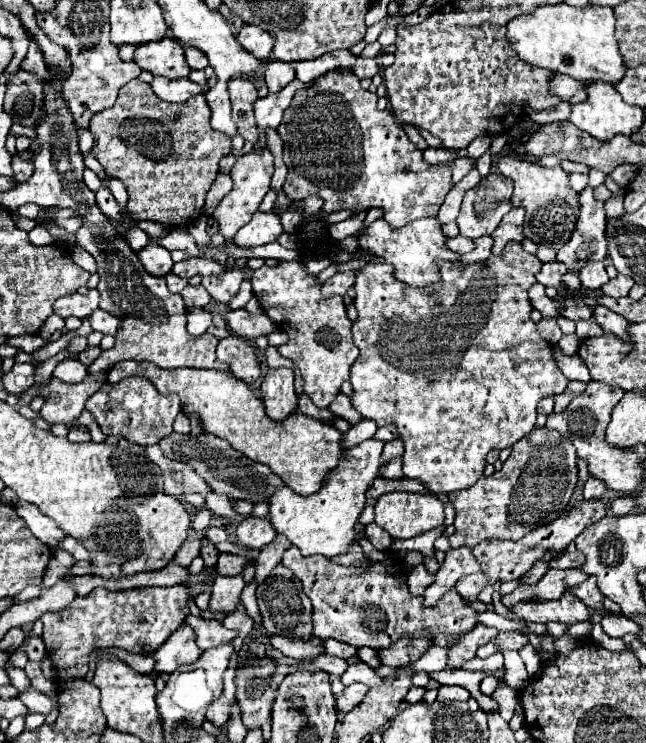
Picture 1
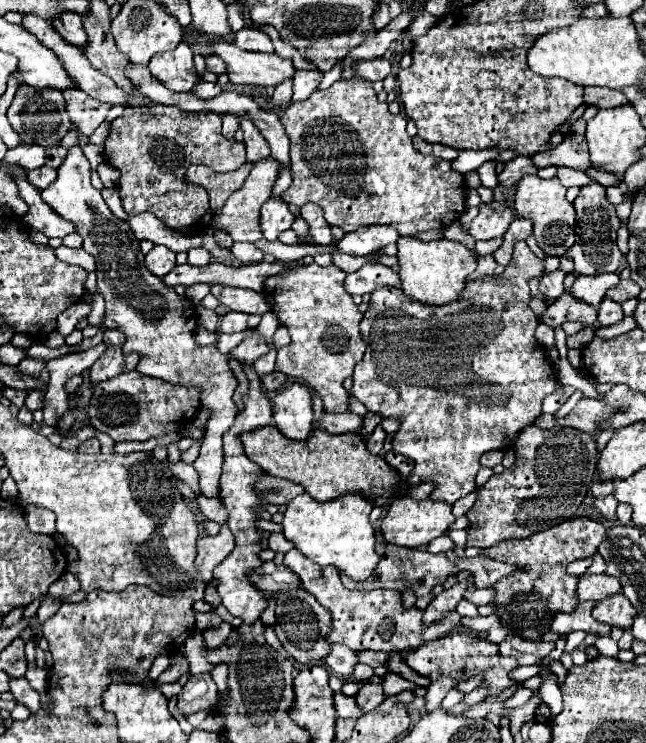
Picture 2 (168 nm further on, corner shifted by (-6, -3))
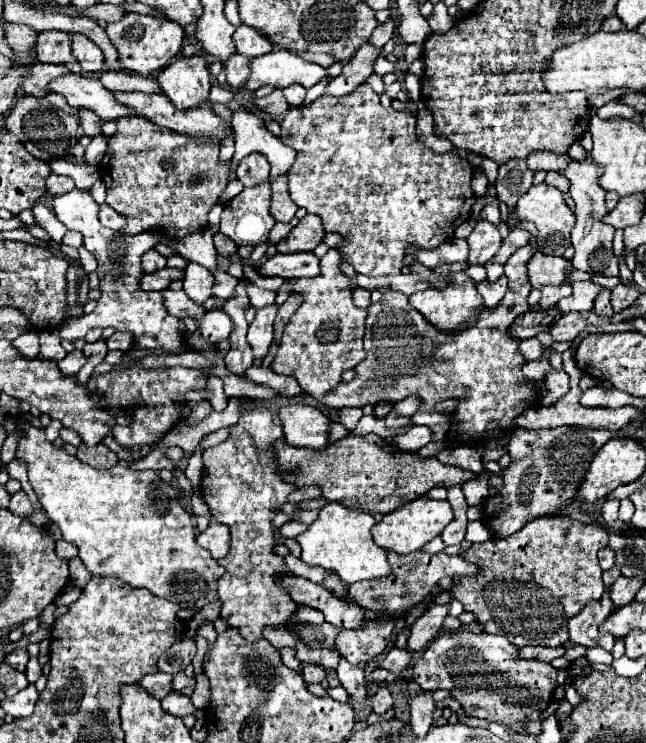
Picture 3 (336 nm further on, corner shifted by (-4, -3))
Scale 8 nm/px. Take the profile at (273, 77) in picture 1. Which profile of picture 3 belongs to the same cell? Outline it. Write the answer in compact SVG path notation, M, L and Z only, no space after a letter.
M274 89L268 97L254 99L254 105L256 105L262 113L266 113L266 115L270 115L270 117L282 117L282 115L290 109L290 105L286 103L286 99L284 99L284 95L282 95L282 89Z

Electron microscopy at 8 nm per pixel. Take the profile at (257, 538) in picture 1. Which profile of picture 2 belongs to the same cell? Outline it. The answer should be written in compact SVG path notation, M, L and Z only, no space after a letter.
M270 533L270 535L268 535L268 549L286 553L286 551L290 551L292 547L294 547L294 545L292 545L282 533Z

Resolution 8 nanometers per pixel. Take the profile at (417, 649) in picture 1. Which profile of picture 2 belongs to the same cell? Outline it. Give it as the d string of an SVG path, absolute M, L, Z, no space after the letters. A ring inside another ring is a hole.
M456 631L456 633L450 633L446 637L436 639L432 643L420 645L418 649L408 651L406 665L410 669L414 669L416 673L430 677L432 681L436 681L442 675L456 677L456 679L464 681L468 677L484 673L484 685L490 687L490 695L496 695L498 691L514 685L514 681L508 677L508 671L514 669L518 663L516 663L514 657L502 657L498 653L498 645L490 643L488 639L484 639L484 637L472 637L472 635L464 633L464 631ZM486 669L490 669L490 671L486 671ZM462 671L466 671L466 675L460 675Z

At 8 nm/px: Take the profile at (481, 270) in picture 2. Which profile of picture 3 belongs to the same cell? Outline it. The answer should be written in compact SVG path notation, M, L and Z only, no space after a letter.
M502 277L496 283L482 281L482 283L476 285L476 289L482 295L482 299L484 299L484 303L486 303L488 309L496 309L500 305L500 301L502 301L502 297L506 293L506 287L508 287L508 279L506 277Z

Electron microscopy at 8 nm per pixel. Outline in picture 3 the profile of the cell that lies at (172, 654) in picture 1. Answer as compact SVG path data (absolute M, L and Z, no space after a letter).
M170 673L144 675L140 679L140 687L144 687L156 699L164 699L172 691L172 675Z

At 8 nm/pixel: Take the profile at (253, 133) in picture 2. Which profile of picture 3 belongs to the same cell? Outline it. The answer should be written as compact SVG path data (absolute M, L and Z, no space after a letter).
M246 155L246 159L240 161L236 169L238 179L244 183L244 187L256 187L262 183L268 183L270 179L270 163L266 163L264 155Z

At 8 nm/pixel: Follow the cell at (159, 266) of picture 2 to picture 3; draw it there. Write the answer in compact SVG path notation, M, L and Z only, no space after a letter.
M156 249L146 251L146 255L142 255L142 271L144 273L152 273L158 269L166 267L166 257L162 257Z

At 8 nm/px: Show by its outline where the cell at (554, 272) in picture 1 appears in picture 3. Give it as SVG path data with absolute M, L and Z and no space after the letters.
M546 285L542 287L542 299L540 299L540 309L550 309L554 307L562 297L568 297L570 295L570 285L560 285L560 287L552 287L552 285Z

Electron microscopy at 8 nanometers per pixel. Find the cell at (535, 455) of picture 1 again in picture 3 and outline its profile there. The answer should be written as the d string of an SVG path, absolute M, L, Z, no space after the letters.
M558 427L558 429L514 429L508 441L508 453L512 463L502 471L504 487L498 495L488 497L482 509L482 521L492 533L492 539L504 539L520 531L528 521L548 517L556 509L566 507L574 499L578 483L582 483L590 459L596 451L614 437L608 429L582 429L582 427Z

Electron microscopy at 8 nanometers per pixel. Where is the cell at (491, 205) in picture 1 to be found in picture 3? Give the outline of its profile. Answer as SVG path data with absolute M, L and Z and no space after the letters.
M480 219L478 225L474 227L474 231L470 233L470 237L466 239L470 245L470 253L468 253L468 263L470 265L484 265L486 261L490 261L500 245L502 245L502 237L496 225L492 225L490 221Z

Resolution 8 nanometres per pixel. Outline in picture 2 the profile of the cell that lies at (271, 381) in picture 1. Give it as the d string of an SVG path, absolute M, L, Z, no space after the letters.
M292 381L282 387L272 399L274 423L288 439L306 439L314 427L310 389L304 383Z

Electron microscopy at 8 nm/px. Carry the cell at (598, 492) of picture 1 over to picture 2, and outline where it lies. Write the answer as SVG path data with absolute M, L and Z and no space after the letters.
M606 495L606 497L598 497L594 501L594 507L610 521L616 521L616 507L618 507L618 501L612 497L612 495Z

